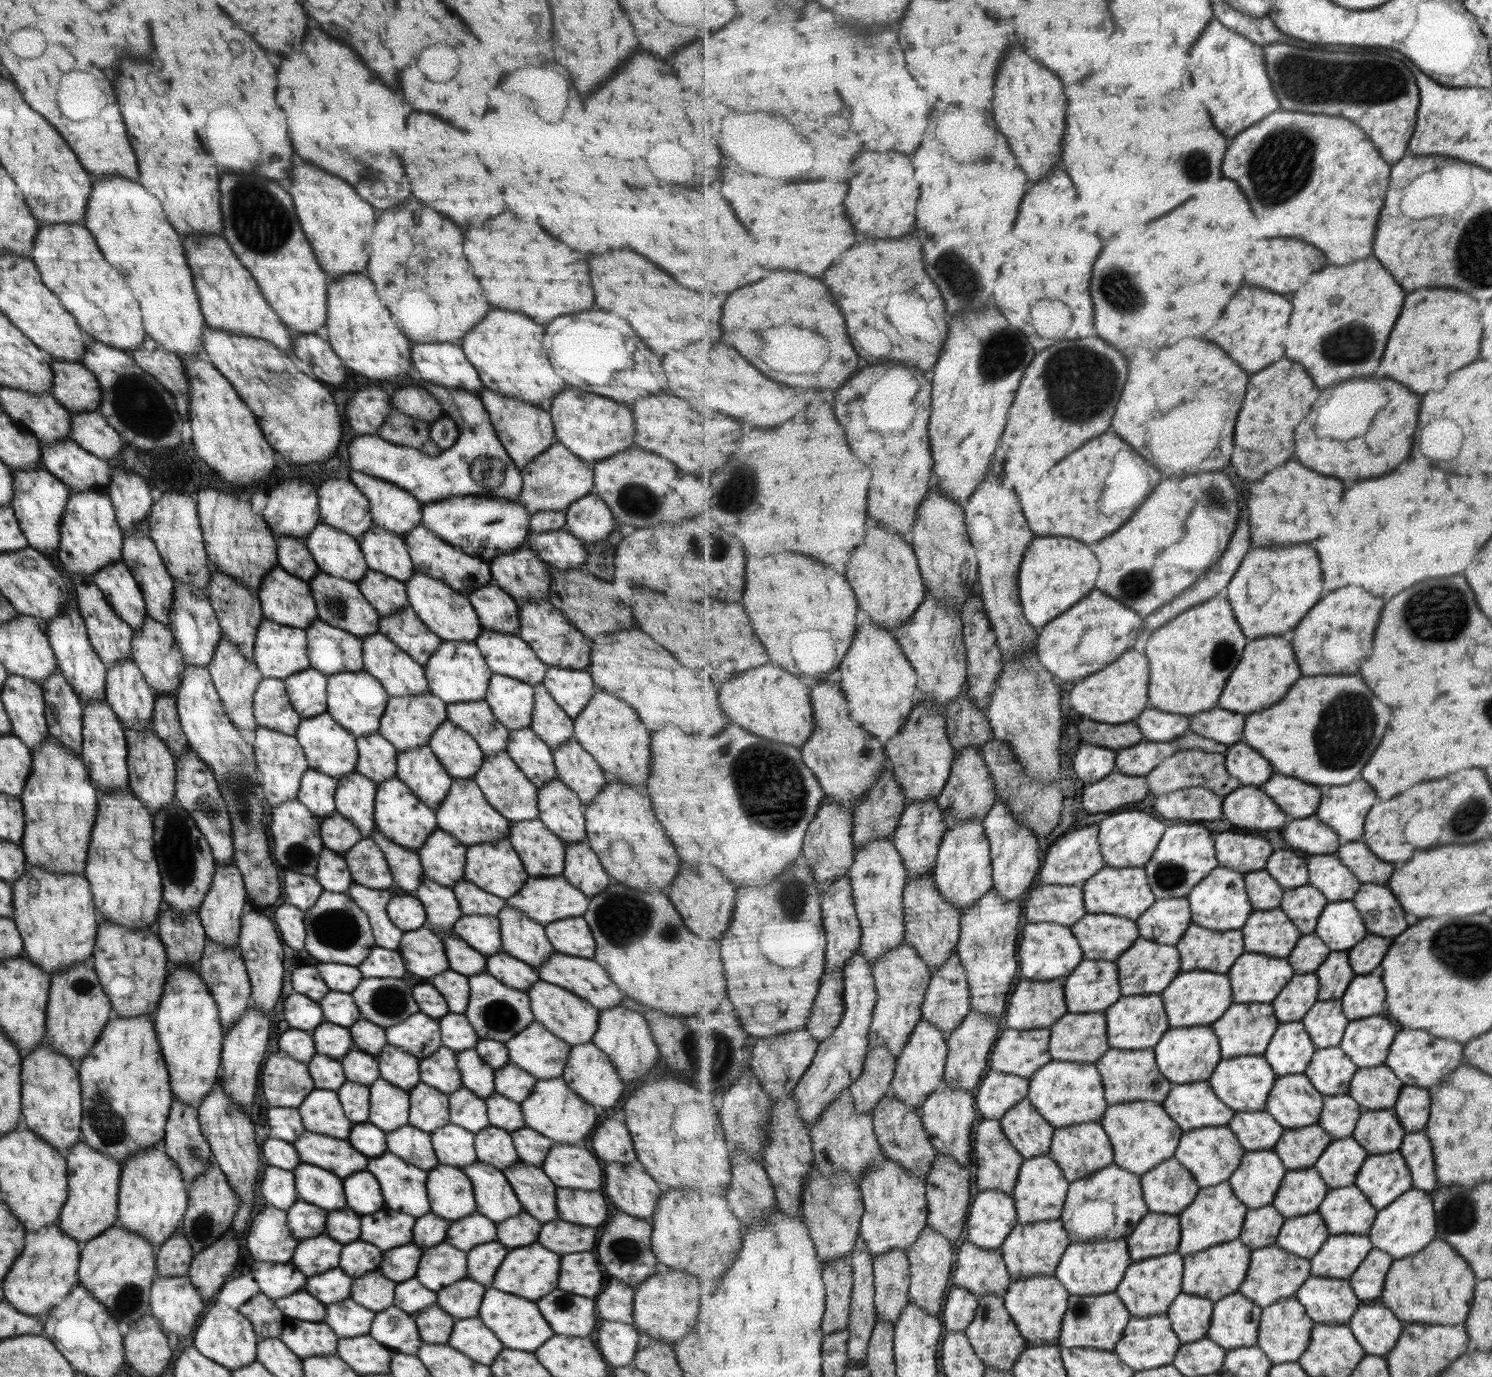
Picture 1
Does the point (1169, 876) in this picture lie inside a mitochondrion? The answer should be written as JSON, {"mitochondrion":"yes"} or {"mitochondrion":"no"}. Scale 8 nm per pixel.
{"mitochondrion":"yes"}

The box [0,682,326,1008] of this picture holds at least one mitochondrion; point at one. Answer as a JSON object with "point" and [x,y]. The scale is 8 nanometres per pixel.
{"point":[183,878]}

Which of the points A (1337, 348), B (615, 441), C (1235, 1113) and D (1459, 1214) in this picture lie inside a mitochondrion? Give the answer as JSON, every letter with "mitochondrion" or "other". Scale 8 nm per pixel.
{"A":"mitochondrion","B":"other","C":"other","D":"mitochondrion"}

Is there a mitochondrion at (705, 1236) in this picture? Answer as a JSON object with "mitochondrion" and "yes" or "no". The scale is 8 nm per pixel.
{"mitochondrion":"no"}

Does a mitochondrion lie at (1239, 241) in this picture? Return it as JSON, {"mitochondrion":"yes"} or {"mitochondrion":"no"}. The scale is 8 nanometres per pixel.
{"mitochondrion":"no"}

